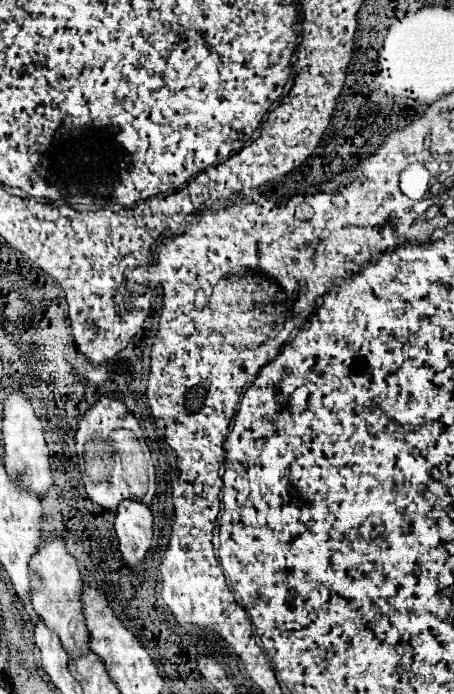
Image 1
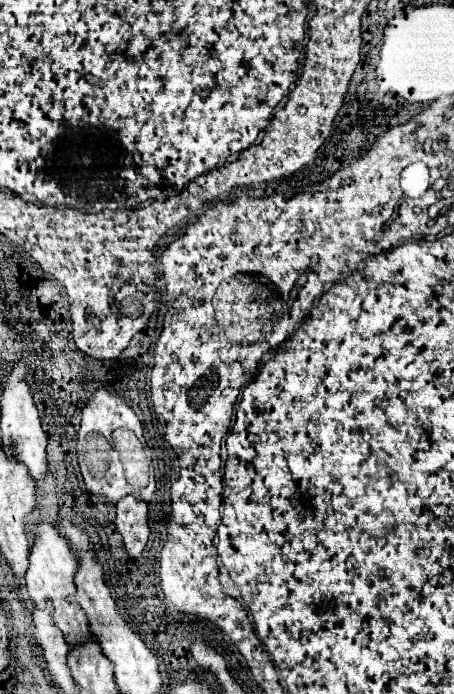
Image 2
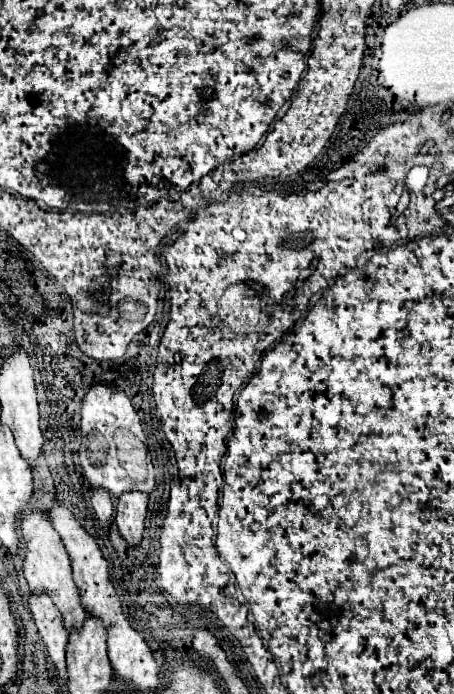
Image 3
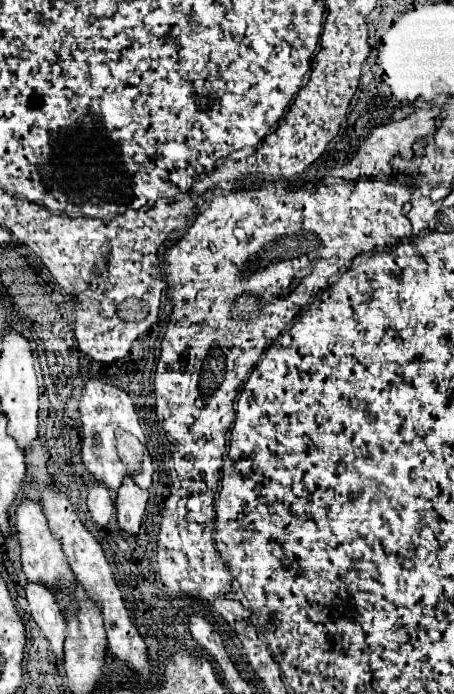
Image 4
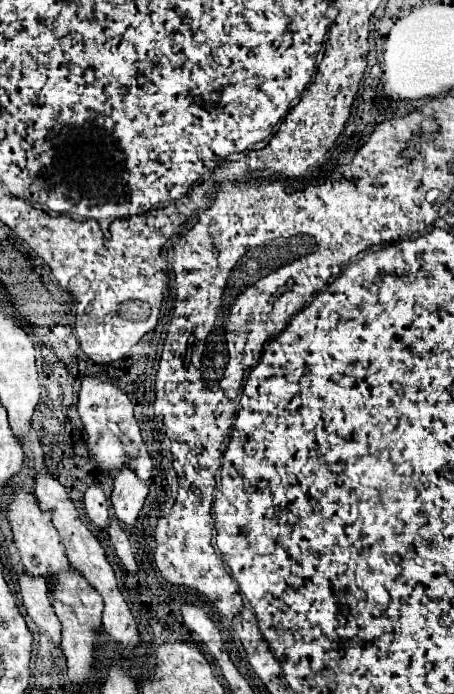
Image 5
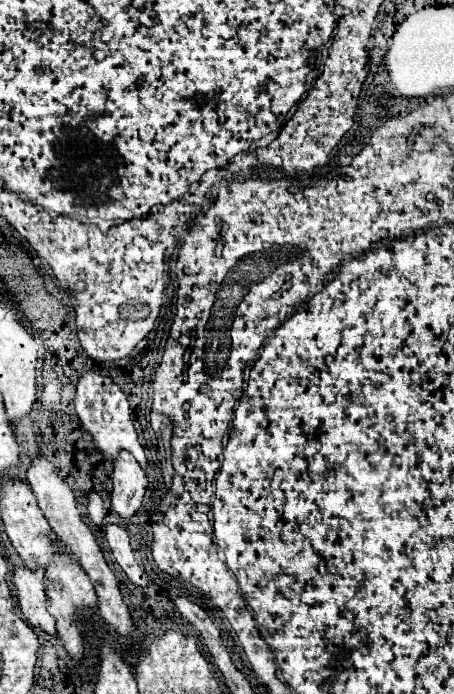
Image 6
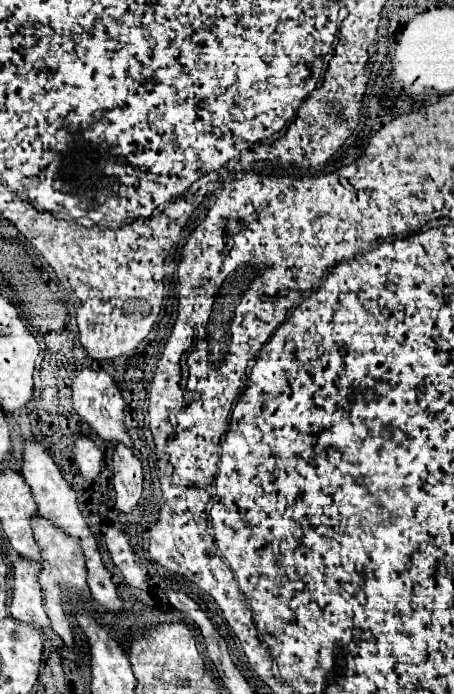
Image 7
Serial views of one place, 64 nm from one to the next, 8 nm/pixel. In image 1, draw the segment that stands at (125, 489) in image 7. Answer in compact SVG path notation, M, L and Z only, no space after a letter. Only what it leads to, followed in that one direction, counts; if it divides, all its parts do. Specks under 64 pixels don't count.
M122 500L116 514L120 552L126 564L140 564L152 542L152 512L138 500Z

